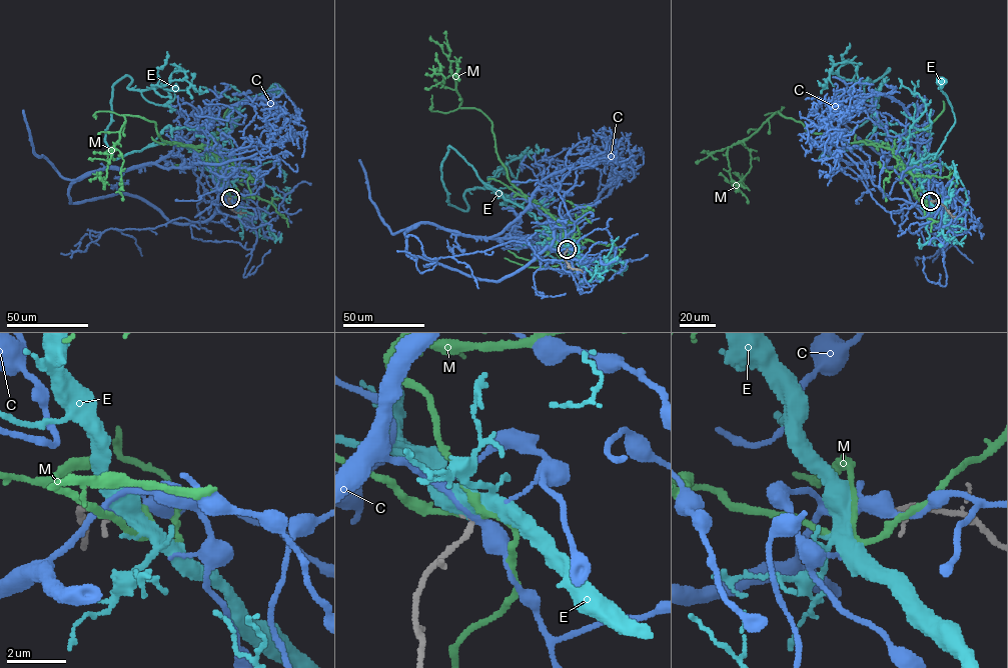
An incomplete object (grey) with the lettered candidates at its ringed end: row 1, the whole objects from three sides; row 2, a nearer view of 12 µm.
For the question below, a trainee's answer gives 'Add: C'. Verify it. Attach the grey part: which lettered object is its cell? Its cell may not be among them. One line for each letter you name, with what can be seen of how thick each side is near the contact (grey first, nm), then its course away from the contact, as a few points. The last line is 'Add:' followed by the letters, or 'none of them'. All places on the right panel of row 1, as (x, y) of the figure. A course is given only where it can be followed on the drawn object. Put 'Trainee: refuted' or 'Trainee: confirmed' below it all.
E: Thickness 180 nm (grey) against 480 nm. Its course: (931, 201), (920, 182), (916, 163), (937, 153), (955, 122), (947, 98), (939, 87), (941, 82)
Add: E
Trainee: refuted

